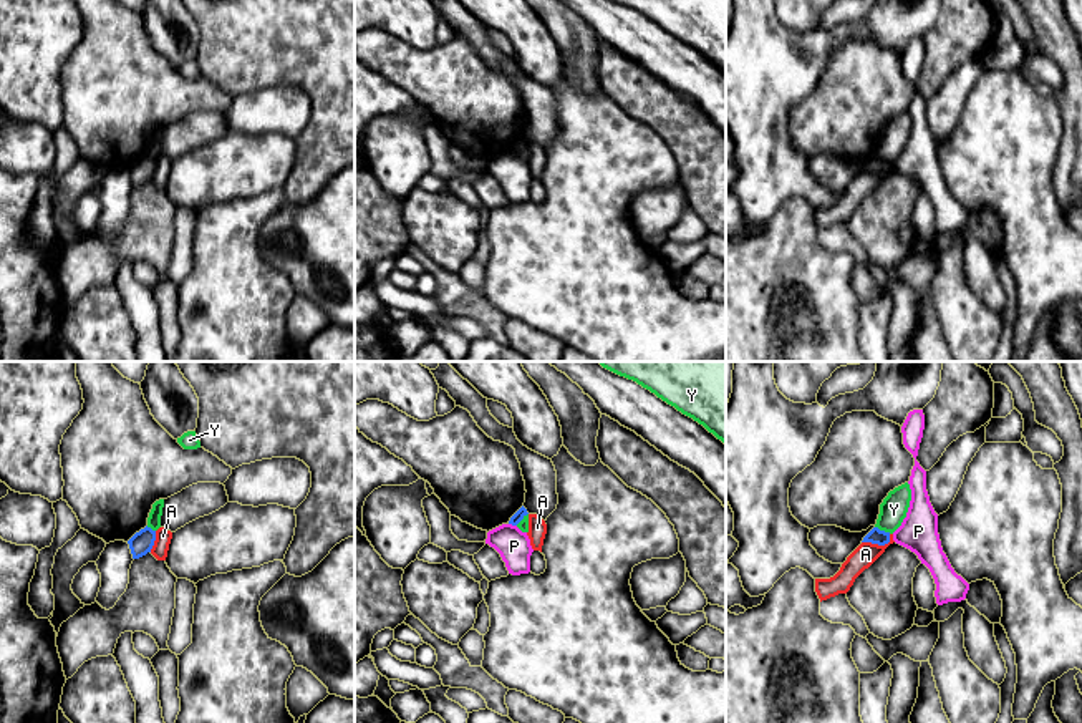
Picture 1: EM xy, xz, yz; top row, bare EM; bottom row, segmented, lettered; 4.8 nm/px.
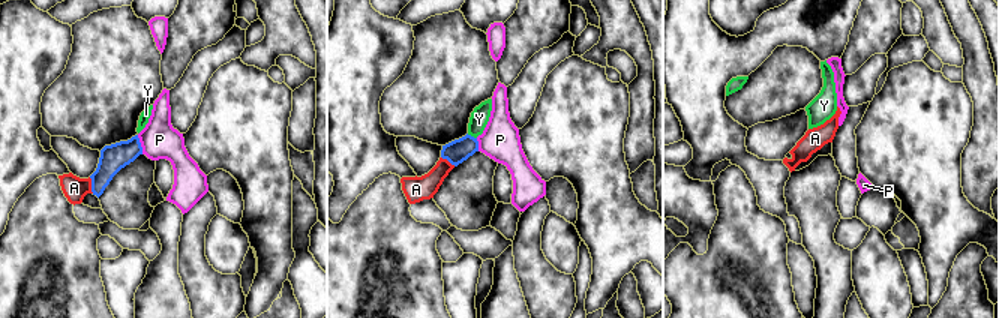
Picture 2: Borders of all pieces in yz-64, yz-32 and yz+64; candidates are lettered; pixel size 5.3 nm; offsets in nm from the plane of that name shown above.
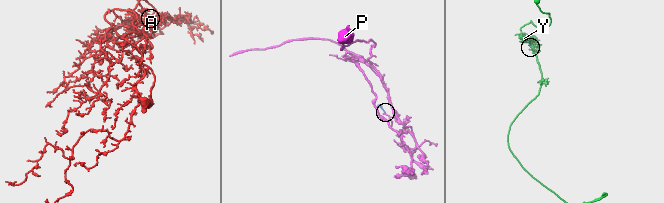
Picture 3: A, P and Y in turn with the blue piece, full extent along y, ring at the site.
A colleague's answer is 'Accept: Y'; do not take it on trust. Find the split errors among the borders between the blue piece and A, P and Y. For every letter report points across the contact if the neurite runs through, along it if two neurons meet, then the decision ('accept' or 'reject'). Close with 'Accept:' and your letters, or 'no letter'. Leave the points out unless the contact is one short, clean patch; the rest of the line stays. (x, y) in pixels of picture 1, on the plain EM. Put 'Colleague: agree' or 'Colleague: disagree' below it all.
A: reject
P: border xz (509, 151), (516, 155); reject
Y: border yz (875, 155), (890, 161); reject
Accept: no letter
Colleague: disagree

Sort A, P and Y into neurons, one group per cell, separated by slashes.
A / P / Y

